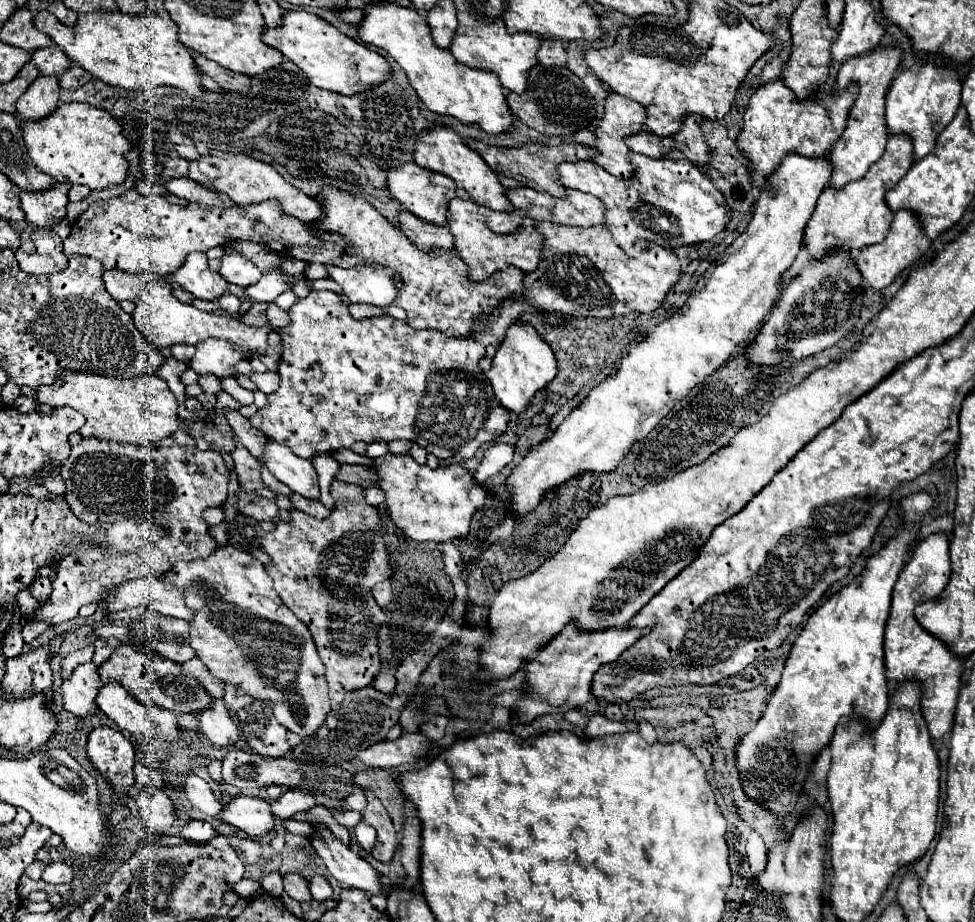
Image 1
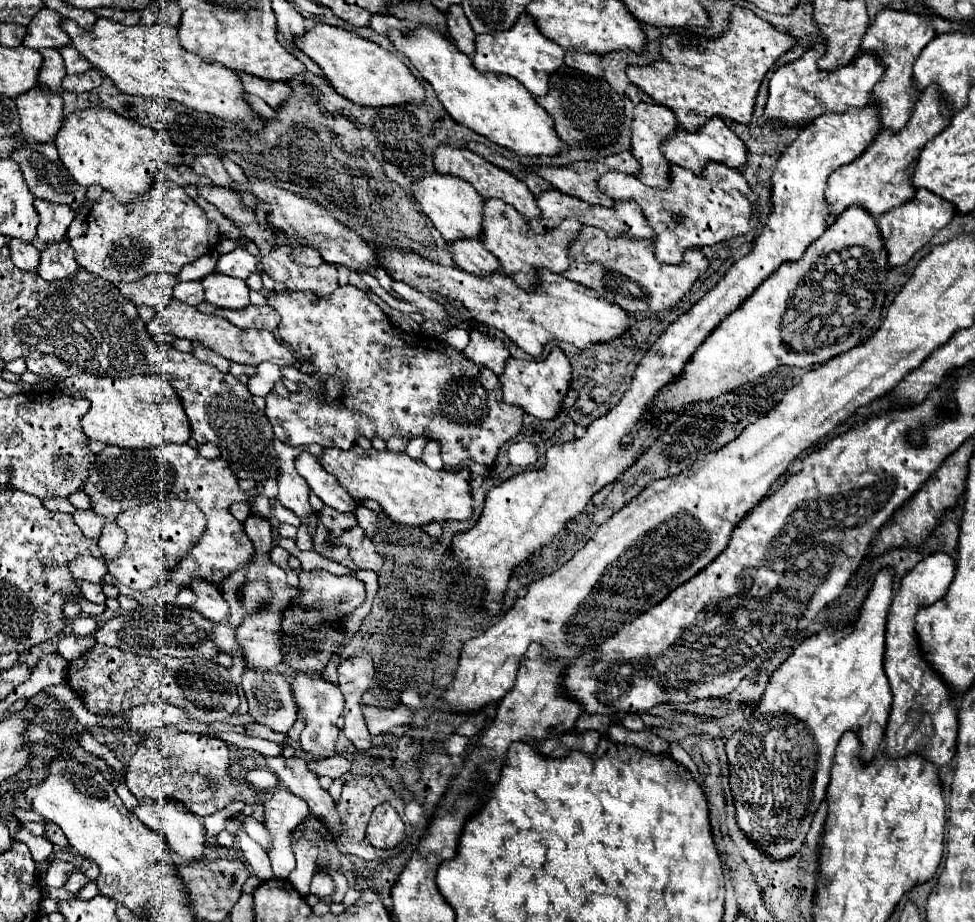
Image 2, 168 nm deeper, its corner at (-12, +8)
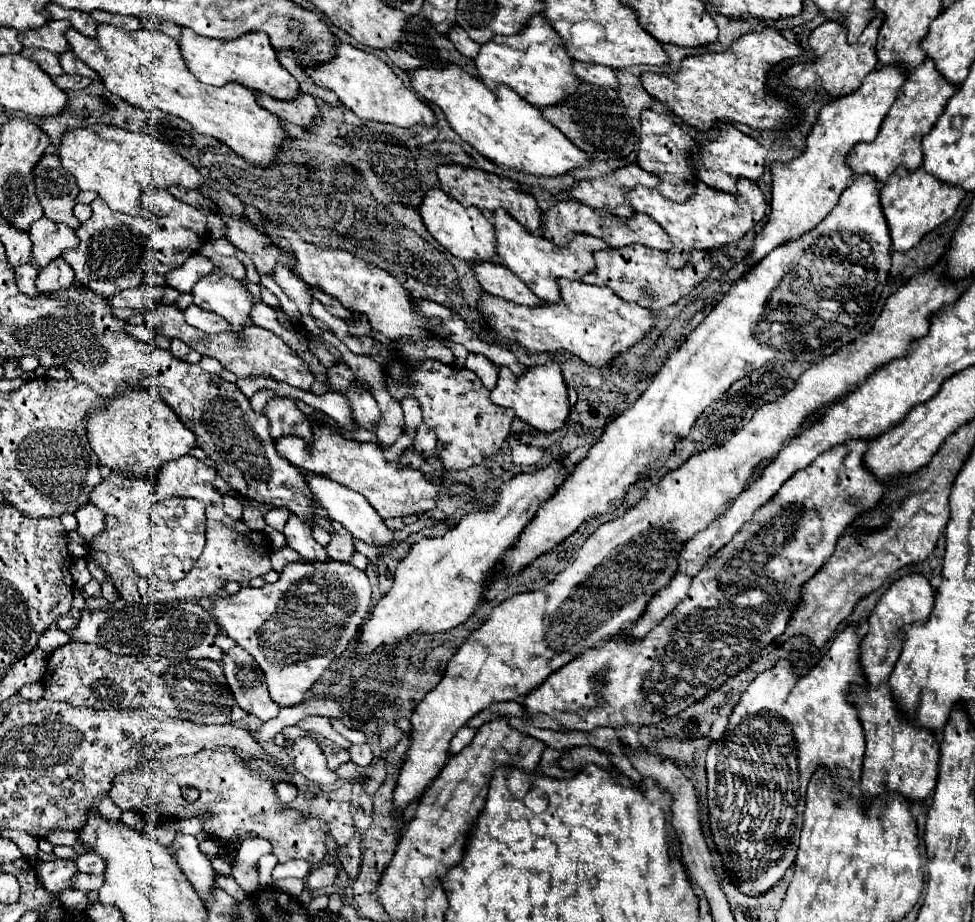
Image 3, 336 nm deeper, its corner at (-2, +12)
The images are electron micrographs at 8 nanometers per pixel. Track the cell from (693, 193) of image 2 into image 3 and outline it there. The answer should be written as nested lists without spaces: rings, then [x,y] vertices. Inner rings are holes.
[[[739,180],[737,184],[737,196],[727,194],[721,190],[715,190],[711,186],[705,186],[703,182],[697,182],[693,196],[685,204],[677,204],[673,200],[667,200],[657,190],[649,188],[635,188],[631,192],[631,206],[637,212],[643,212],[651,216],[659,226],[663,226],[665,232],[669,232],[675,248],[669,254],[671,268],[683,268],[689,262],[691,250],[713,250],[727,244],[737,242],[743,238],[757,222],[765,218],[767,212],[767,200],[761,192],[761,188],[755,182]]]

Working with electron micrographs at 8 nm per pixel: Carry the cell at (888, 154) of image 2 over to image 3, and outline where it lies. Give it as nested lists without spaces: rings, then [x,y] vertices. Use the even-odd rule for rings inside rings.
[[[925,58],[923,64],[919,64],[919,68],[915,68],[909,76],[907,82],[901,86],[901,90],[897,92],[895,104],[891,106],[889,114],[885,116],[879,136],[875,138],[875,142],[871,144],[857,144],[851,154],[849,154],[849,166],[855,172],[855,176],[861,174],[871,174],[875,176],[877,182],[885,184],[887,178],[895,172],[895,168],[899,164],[907,166],[909,170],[915,170],[921,166],[923,162],[923,152],[921,152],[921,138],[931,132],[931,128],[935,126],[937,118],[943,114],[949,98],[953,96],[953,92],[957,90],[955,84],[951,84],[949,80],[945,80],[931,58]]]

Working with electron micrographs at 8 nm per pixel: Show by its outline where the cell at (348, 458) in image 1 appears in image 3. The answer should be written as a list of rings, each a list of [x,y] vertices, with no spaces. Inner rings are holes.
[[[291,516],[283,536],[287,540],[287,546],[291,550],[295,550],[303,560],[307,562],[325,562],[329,560],[327,550],[323,546],[319,546],[313,536],[311,536],[311,528],[307,528],[307,524],[303,524],[303,520],[299,520],[297,516]]]

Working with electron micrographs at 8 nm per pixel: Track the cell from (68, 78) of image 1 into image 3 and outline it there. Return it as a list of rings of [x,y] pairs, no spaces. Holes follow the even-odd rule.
[[[63,74],[63,76],[57,76],[53,80],[61,90],[83,90],[85,86],[91,84],[89,78],[83,78],[83,76],[71,76],[71,74]]]

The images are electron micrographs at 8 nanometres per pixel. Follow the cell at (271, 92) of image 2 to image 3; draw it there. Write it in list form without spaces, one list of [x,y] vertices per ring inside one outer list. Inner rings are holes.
[[[255,96],[263,108],[267,108],[271,114],[279,116],[281,120],[299,124],[303,128],[313,126],[319,118],[319,106],[317,100],[311,96],[299,96],[299,100],[293,100],[291,104],[283,104],[283,100],[267,100],[267,96]]]

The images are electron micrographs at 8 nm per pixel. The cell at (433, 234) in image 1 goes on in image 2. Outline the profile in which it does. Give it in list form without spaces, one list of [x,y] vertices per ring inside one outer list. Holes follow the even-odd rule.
[[[453,240],[447,244],[447,250],[451,252],[457,266],[471,274],[483,276],[499,270],[497,258],[489,250],[485,250],[479,240]]]

